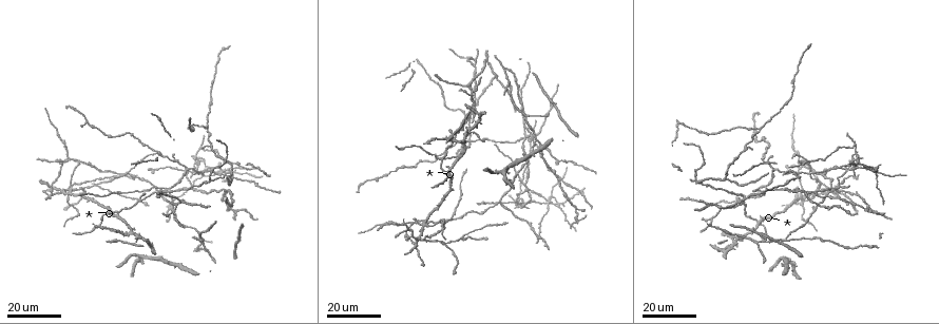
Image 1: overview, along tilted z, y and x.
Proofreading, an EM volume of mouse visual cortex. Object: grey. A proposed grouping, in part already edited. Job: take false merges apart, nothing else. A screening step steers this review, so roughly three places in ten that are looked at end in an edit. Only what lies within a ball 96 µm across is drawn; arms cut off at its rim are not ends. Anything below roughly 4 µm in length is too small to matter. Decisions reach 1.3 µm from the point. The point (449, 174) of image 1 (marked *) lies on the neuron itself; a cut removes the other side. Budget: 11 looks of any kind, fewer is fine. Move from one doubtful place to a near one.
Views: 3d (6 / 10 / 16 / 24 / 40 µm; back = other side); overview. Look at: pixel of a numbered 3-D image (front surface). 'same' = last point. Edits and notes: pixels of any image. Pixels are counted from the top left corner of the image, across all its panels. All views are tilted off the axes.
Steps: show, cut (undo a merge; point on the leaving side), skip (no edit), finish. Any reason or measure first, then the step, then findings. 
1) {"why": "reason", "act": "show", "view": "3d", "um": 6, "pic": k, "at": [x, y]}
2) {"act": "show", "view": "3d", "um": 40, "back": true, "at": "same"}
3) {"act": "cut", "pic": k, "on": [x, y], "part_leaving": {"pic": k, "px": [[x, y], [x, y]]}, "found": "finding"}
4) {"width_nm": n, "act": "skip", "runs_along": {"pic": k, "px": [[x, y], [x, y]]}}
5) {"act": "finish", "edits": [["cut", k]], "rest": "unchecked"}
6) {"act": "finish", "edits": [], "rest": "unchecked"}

{"act": "show", "view": "3d", "um": 24, "pic": 1, "at": [444, 245]}

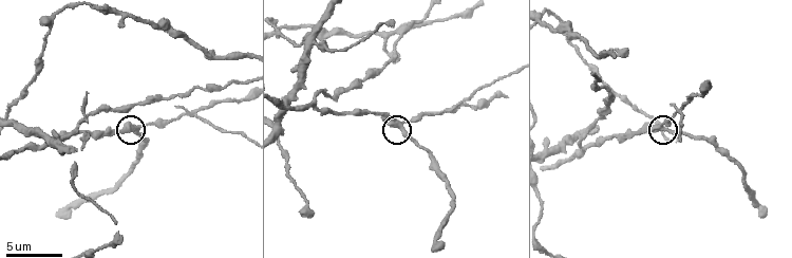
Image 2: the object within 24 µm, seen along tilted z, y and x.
{"act": "show", "view": "3d", "um": 10, "pic": 2, "at": [140, 126]}

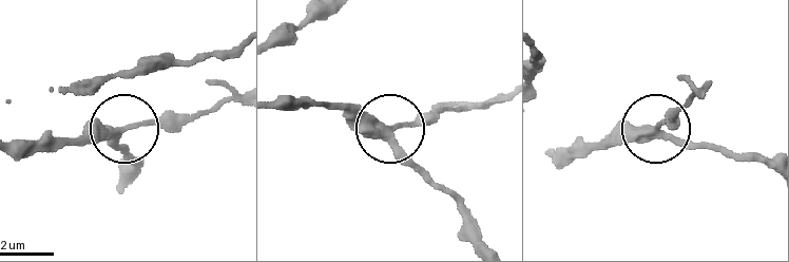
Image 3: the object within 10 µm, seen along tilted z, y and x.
{"width_nm": 260, "act": "skip", "found": "one neuron here"}

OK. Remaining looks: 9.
{"why": "small branch off a trunk", "act": "show", "view": "3d", "um": 24, "pic": 1, "at": [828, 191]}

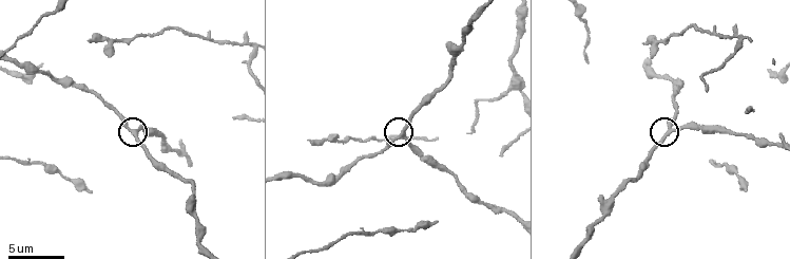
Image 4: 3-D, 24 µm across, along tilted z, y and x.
{"act": "show", "view": "3d", "um": 10, "pic": 4, "at": [667, 133]}

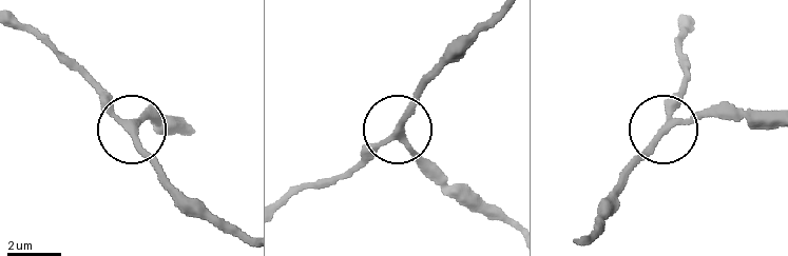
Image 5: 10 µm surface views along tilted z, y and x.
{"width_nm": 220, "act": "skip", "runs_along": {"pic": 5, "px": [[287, 202], [333, 181], [391, 139], [433, 72]]}, "found": "continuous, no second neuron"}

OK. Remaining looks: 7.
{"why": "arms part here", "act": "show", "view": "3d", "um": 6, "pic": 2, "at": [196, 113]}

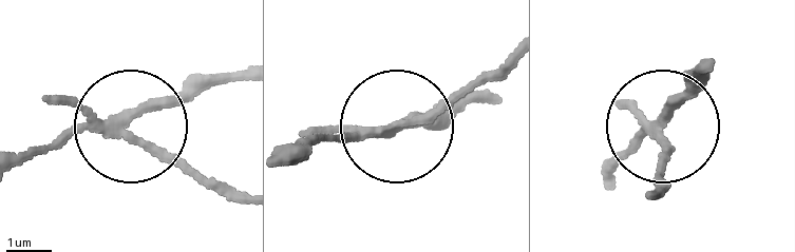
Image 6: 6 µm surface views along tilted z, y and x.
{"arms": 3, "act": "cut", "pic": 6, "on": [53, 96], "found": "a second neuron is stuck on"}

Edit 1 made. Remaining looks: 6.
{"act": "show", "view": "overview"}

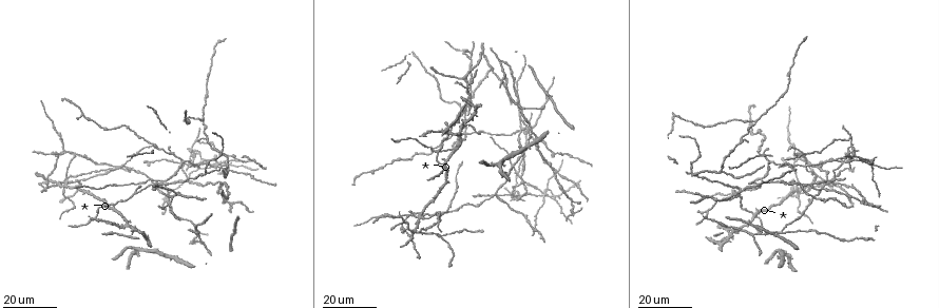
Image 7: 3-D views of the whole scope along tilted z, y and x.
{"why": "four or more arms meet", "act": "show", "view": "3d", "um": 24, "pic": 7, "at": [67, 187]}

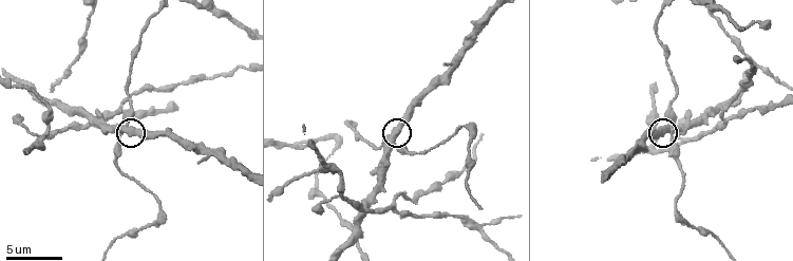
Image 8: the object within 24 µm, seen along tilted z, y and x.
{"act": "show", "view": "3d", "um": 10, "pic": 8, "at": [394, 144]}

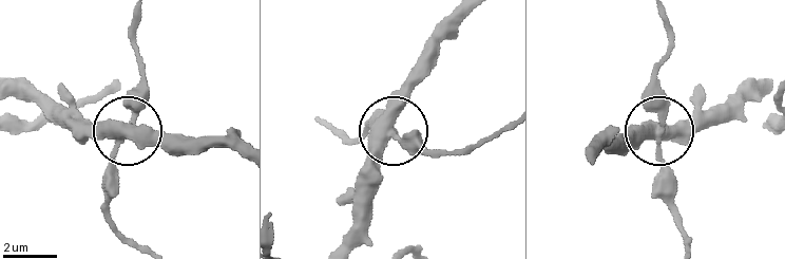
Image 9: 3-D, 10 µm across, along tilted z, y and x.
{"act": "show", "view": "3d", "um": 10, "back": true, "at": "same"}

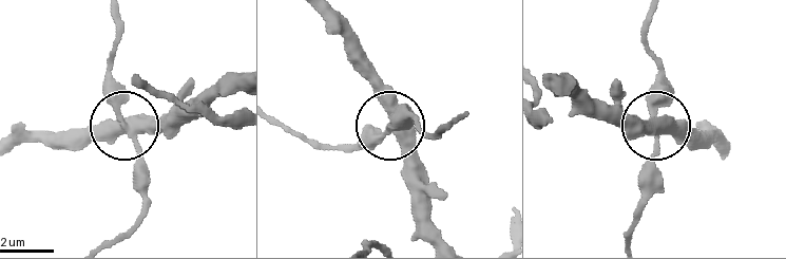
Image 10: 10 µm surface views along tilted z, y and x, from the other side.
{"width_nm": 420, "act": "skip", "runs_along": {"pic": 10, "px": [[13, 147], [71, 144], [119, 125], [178, 126]]}, "found": "continuous, no second neuron"}

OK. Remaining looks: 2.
{"why": "two arms in line, one across", "act": "show", "view": "3d", "um": 10, "pic": 2, "at": [124, 13]}

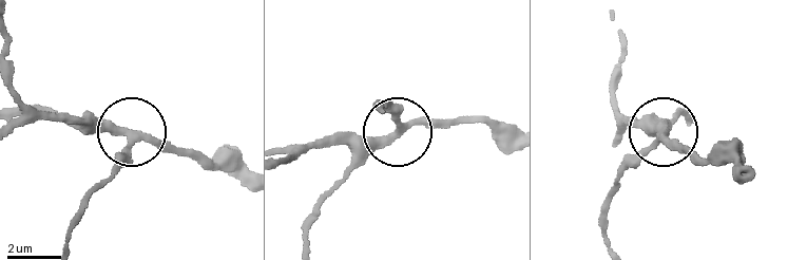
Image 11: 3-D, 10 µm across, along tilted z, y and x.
{"act": "show", "view": "3d", "um": 10, "back": true, "pic": 11, "at": [665, 132]}

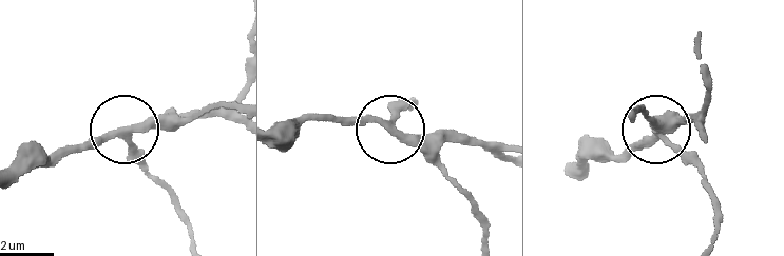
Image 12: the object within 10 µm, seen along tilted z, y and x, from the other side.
{"arms": 3, "act": "skip", "found": "continuous, no second neuron"}

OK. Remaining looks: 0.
{"act": "finish", "edits": [["cut", 6]], "rest": "unchecked"}

